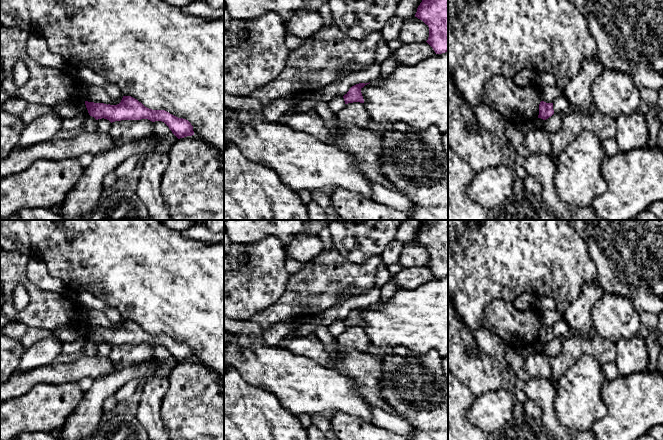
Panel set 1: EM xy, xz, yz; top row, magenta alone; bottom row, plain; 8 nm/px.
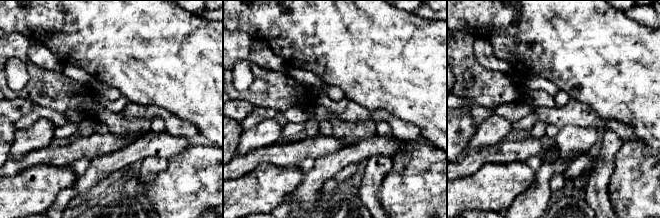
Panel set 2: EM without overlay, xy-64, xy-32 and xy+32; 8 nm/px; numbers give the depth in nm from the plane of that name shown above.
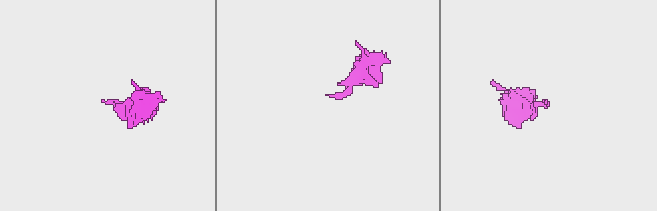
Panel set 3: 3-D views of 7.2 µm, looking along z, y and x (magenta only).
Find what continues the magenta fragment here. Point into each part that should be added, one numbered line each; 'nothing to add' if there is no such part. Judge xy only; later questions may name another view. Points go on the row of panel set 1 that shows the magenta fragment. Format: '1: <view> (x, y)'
1: xy (71, 108)

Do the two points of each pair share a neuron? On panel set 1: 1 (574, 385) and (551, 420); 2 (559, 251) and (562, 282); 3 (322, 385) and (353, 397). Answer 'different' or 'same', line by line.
1: different
2: same
3: same

